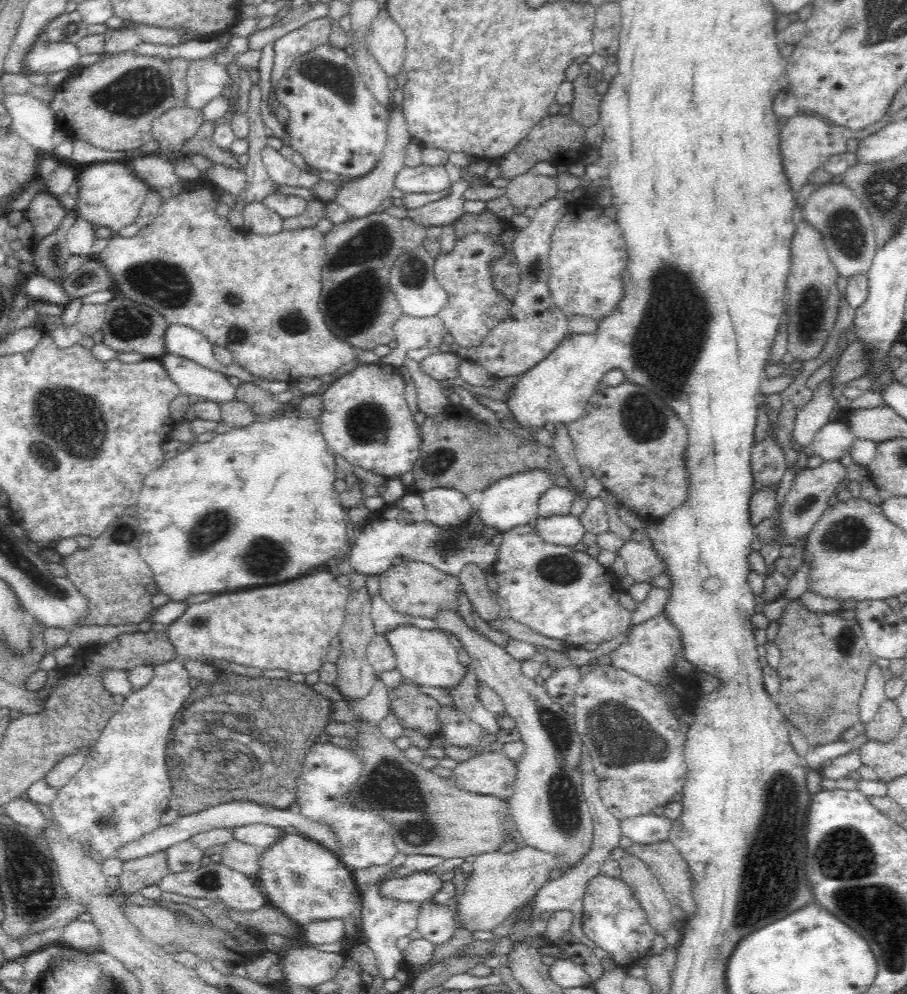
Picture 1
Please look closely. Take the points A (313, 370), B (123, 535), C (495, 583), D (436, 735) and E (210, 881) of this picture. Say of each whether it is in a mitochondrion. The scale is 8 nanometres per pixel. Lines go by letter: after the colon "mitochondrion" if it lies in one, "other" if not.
A: other
B: mitochondrion
C: other
D: other
E: mitochondrion

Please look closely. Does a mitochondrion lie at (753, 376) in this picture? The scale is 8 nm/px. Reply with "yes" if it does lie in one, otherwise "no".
no

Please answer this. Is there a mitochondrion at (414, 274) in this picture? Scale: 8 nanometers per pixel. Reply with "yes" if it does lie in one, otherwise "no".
yes

